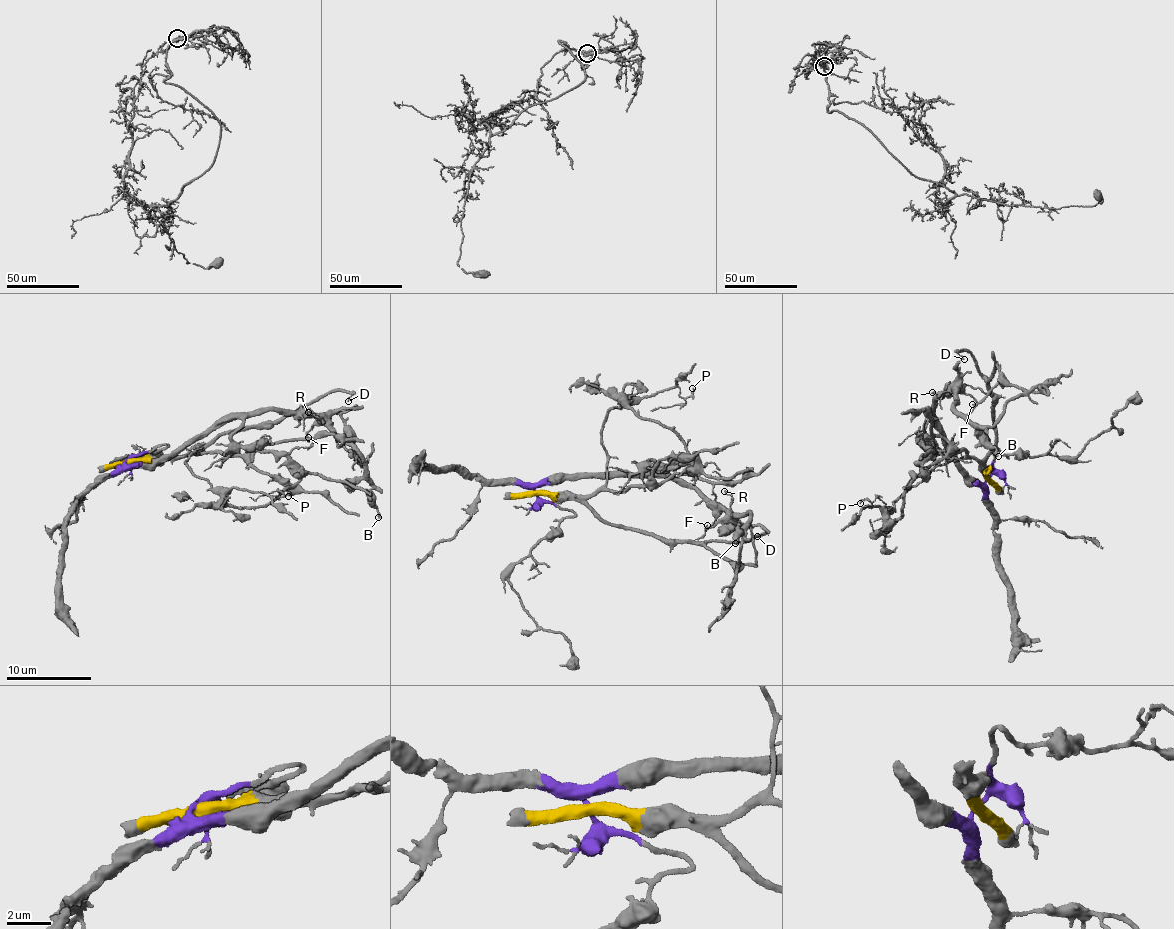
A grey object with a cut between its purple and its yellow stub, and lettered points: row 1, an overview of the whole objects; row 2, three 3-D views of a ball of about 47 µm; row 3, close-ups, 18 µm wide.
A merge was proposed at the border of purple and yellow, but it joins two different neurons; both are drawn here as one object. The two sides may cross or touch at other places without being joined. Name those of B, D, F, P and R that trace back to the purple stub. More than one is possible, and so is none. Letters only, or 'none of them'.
B, F, R

